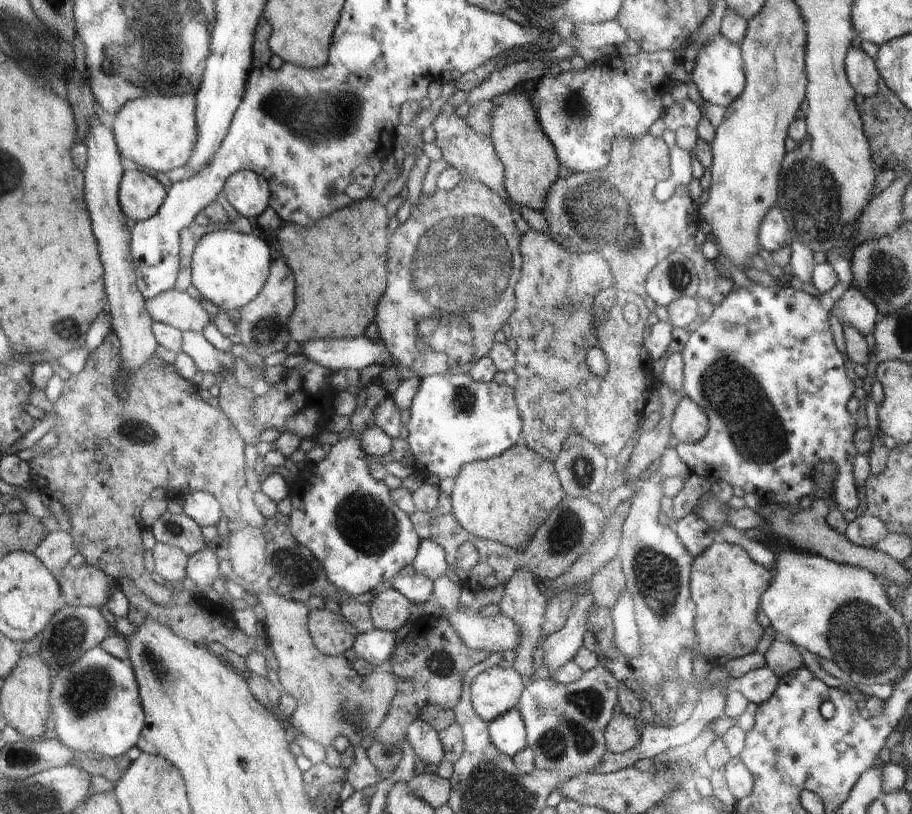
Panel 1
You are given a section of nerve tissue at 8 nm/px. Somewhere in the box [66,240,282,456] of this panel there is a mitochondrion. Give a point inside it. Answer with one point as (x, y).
(138, 431)

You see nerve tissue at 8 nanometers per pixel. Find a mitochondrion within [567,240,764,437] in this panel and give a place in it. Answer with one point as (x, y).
(678, 274)

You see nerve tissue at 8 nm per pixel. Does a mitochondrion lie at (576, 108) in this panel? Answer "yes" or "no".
yes

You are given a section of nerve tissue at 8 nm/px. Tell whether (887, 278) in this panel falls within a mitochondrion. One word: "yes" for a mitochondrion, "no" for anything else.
yes

